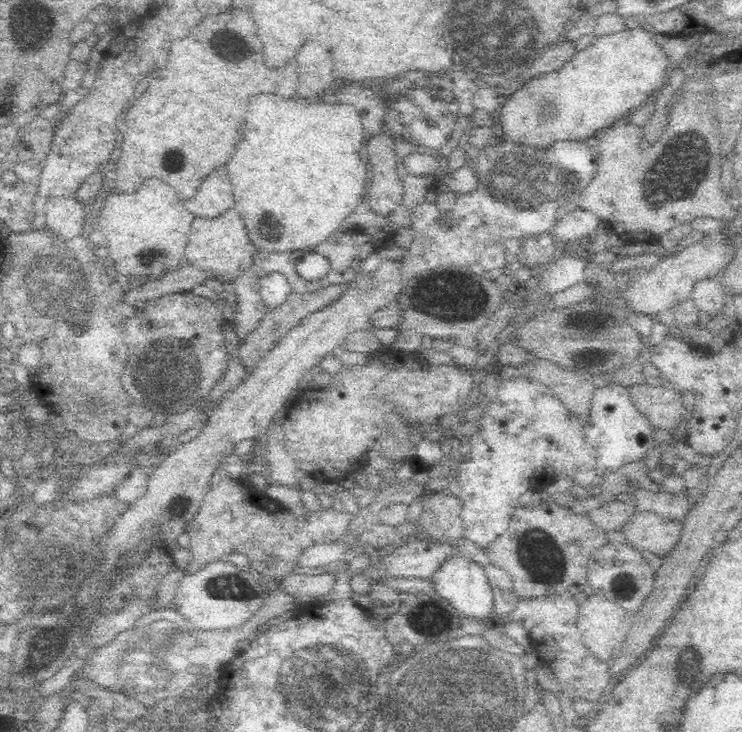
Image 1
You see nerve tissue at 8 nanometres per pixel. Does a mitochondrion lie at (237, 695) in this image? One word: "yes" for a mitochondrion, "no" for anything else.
no

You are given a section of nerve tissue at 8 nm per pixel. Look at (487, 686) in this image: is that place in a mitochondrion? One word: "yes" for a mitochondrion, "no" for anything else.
yes

